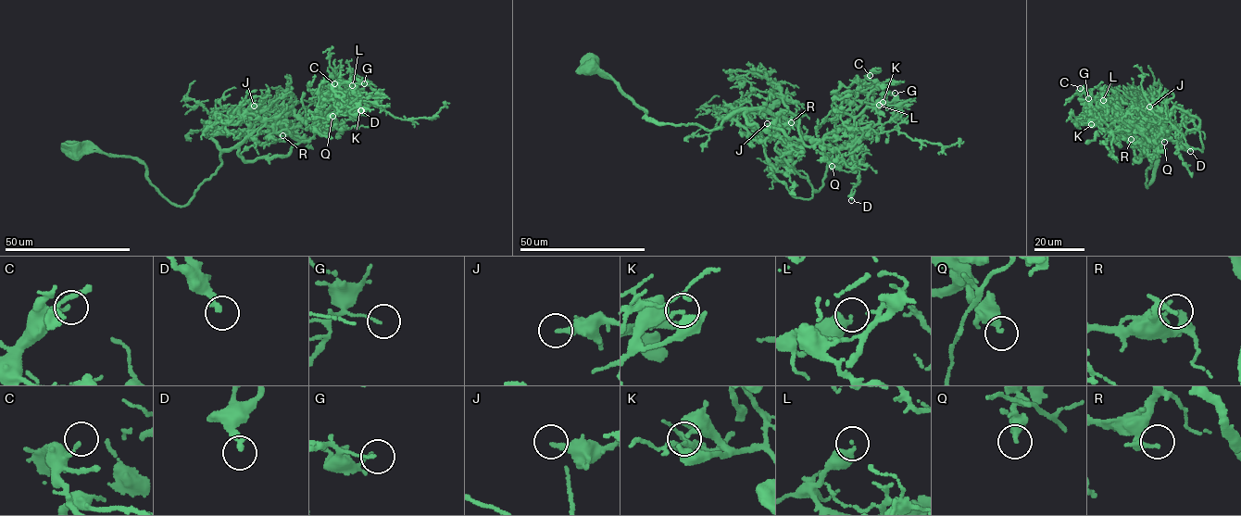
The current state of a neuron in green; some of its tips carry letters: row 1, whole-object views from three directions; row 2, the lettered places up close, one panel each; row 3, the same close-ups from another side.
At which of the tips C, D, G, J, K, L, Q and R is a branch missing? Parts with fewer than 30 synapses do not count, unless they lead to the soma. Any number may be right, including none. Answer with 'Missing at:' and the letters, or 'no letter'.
Missing at: no letter

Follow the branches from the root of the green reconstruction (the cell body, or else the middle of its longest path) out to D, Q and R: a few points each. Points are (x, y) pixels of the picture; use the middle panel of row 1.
D: (589, 69), (661, 124), (711, 130), (758, 107), (787, 119), (858, 170), (851, 200)
Q: (589, 69), (610, 75), (661, 124), (708, 130), (736, 111), (775, 114), (801, 139), (816, 140), (832, 166)
R: (589, 69), (610, 75), (645, 116), (661, 124), (708, 130), (728, 117), (758, 142), (791, 122)

